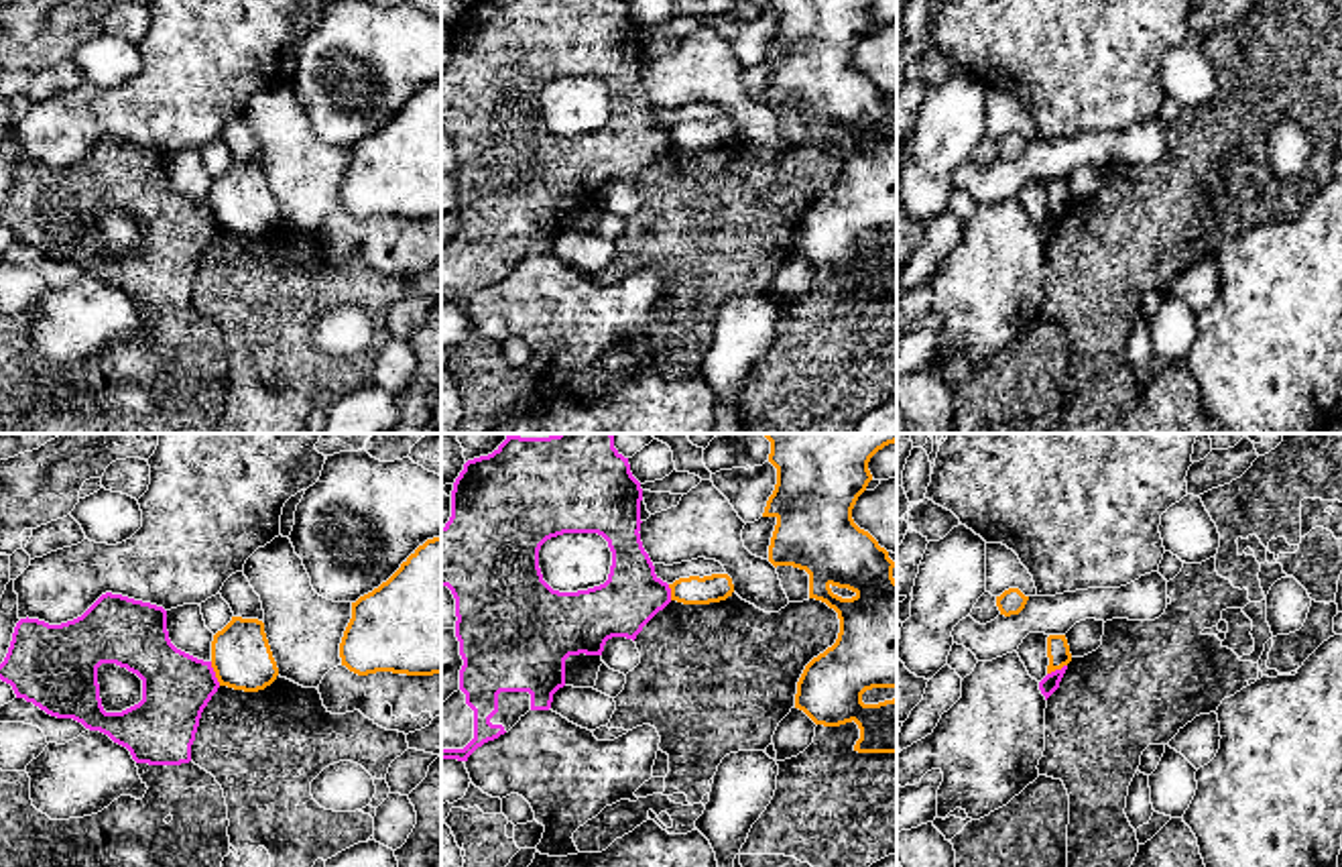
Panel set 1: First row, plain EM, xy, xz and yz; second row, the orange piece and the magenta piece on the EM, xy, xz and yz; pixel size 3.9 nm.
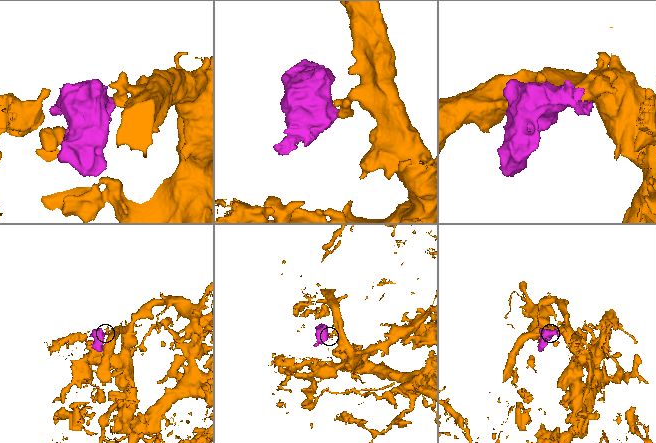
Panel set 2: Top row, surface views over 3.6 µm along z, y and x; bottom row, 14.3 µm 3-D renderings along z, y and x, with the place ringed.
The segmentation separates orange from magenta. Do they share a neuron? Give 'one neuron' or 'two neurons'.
two neurons

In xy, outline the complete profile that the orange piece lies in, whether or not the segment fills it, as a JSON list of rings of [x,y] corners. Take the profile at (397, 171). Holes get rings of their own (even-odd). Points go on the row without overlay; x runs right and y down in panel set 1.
[[[441,81],[427,83],[386,126],[352,147],[340,201],[358,220],[441,218]]]

